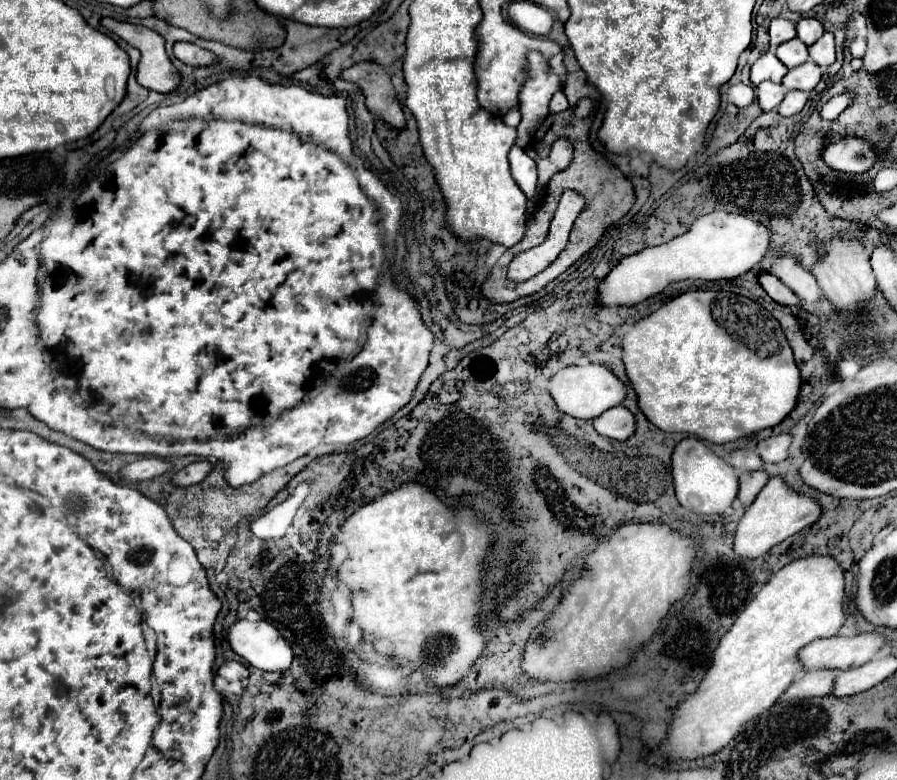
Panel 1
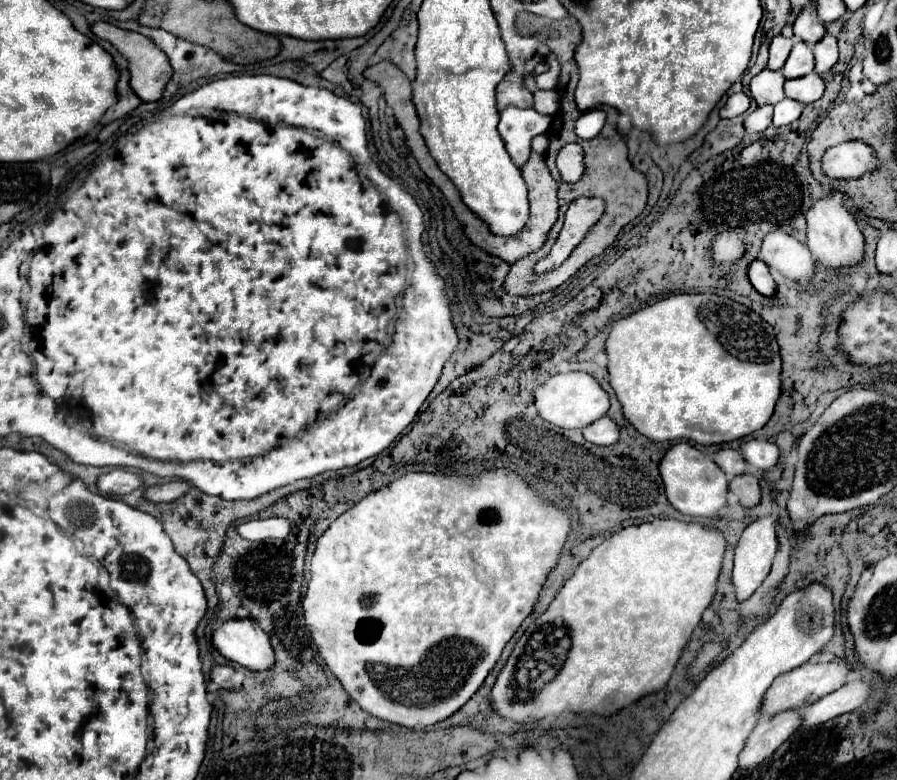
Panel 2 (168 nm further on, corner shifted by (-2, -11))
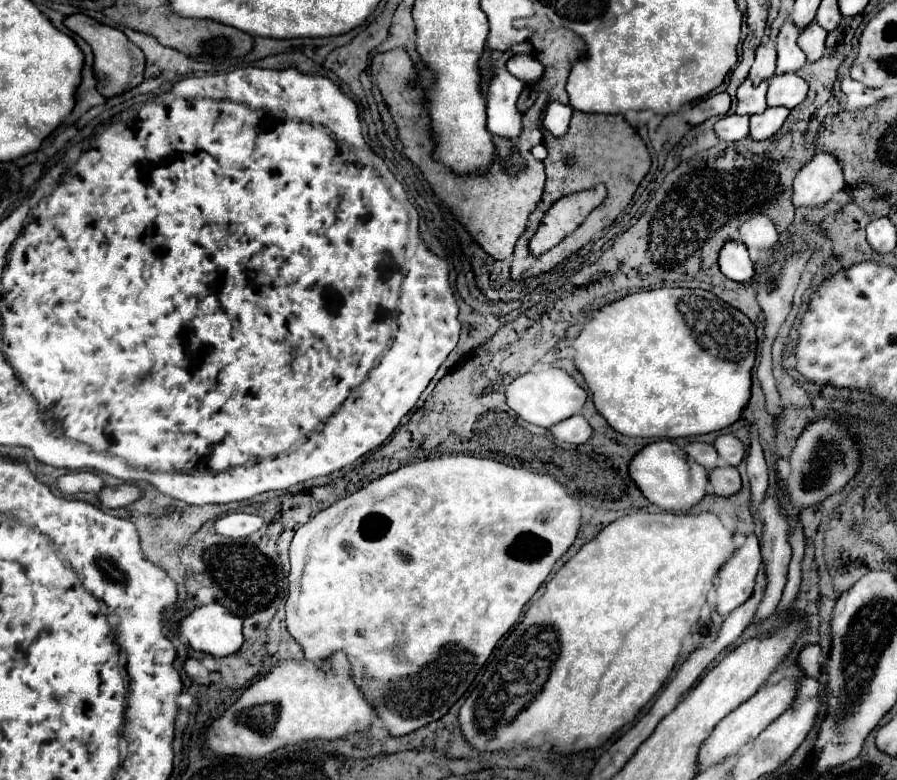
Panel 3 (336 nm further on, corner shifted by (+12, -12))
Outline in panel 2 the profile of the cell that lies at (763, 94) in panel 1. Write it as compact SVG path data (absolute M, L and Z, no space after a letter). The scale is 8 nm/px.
M773 104L759 106L755 112L751 112L745 120L745 130L747 132L763 132L767 126L771 126L773 120Z

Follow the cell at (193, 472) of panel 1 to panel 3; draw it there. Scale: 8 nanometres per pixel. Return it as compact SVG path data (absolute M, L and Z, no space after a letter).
M123 483L123 485L115 485L115 487L103 487L101 493L97 493L97 497L103 507L109 507L109 509L127 507L133 501L137 501L137 497L141 497L141 489L135 485Z

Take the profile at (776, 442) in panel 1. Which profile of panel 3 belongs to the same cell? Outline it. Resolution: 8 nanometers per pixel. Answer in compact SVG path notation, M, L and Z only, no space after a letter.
M731 433L729 435L719 435L713 441L713 447L717 449L721 461L727 463L727 465L733 465L733 467L737 467L743 461L743 457L745 457L743 443L735 435L731 435Z

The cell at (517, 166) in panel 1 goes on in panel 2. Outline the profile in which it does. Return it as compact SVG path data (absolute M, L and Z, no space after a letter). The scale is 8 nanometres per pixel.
M515 106L503 108L499 134L505 140L507 152L519 170L523 170L523 166L527 164L527 158L531 154L531 140L537 134L545 134L551 126L551 120L551 116L543 116L535 110L521 110Z

